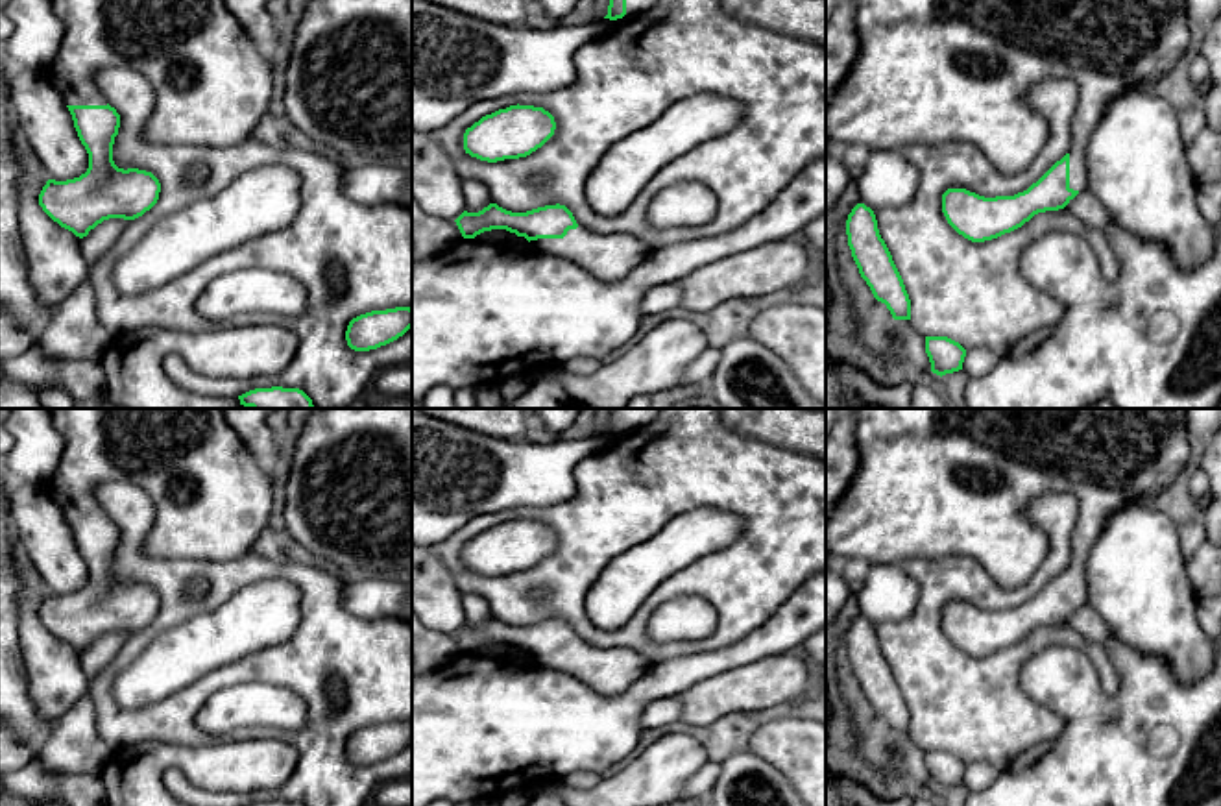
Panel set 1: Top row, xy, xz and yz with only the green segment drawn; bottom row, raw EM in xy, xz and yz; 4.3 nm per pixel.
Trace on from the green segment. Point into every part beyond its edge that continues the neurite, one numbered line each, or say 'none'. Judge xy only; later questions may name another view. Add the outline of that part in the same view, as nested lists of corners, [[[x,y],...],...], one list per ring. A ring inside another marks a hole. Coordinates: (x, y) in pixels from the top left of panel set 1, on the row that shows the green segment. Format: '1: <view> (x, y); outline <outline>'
1: xy (213, 84); outline [[[50,0],[63,24],[63,43],[44,70],[66,105],[107,105],[94,76],[105,67],[129,67],[148,78],[155,109],[142,137],[153,144],[235,146],[249,139],[270,111],[273,67],[266,46],[255,44],[220,0]]]

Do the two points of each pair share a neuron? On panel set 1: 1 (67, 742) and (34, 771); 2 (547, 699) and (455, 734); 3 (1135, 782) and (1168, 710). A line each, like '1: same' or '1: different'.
1: different
2: same
3: same

